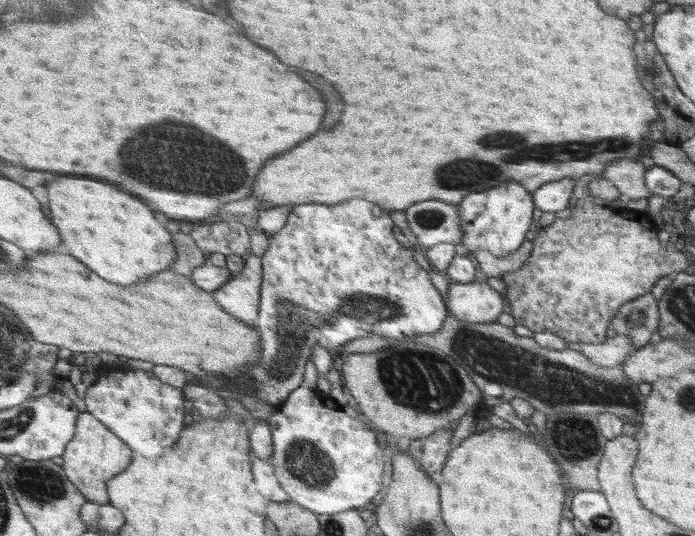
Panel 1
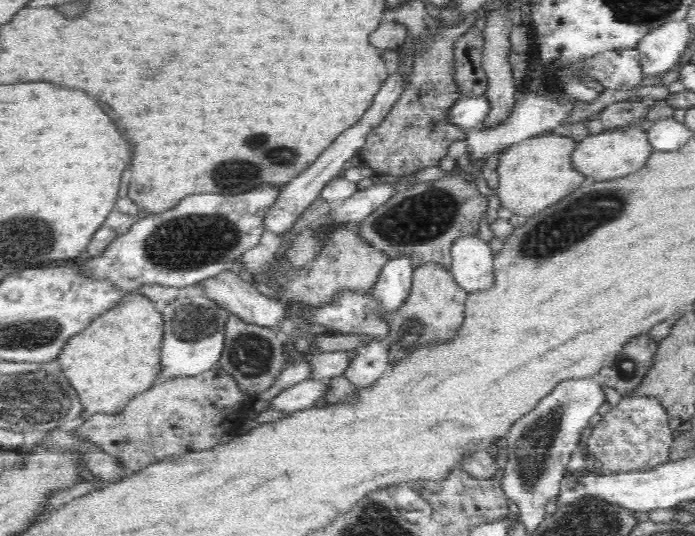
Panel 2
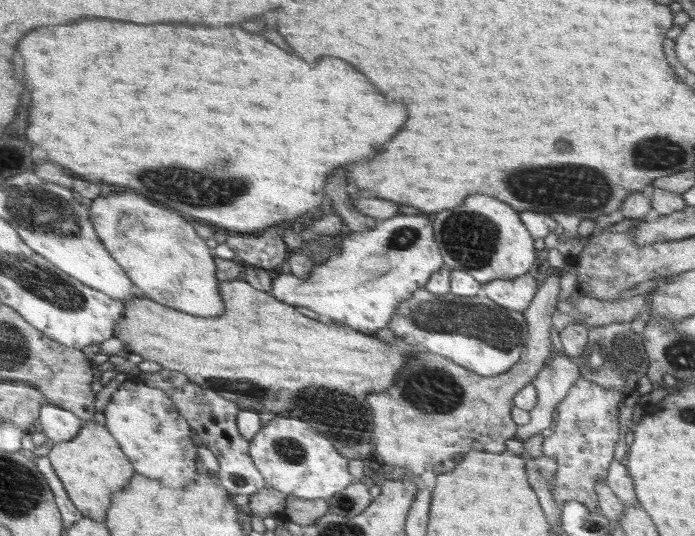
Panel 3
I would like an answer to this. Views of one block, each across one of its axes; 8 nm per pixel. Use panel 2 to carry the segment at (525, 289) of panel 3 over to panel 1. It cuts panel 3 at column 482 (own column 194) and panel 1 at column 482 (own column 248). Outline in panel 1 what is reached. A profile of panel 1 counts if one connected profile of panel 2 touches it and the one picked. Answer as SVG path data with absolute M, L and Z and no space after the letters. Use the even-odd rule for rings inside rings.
M475 280L468 284L450 284L446 292L446 306L451 316L466 322L496 321L507 310L505 301L503 293Z

